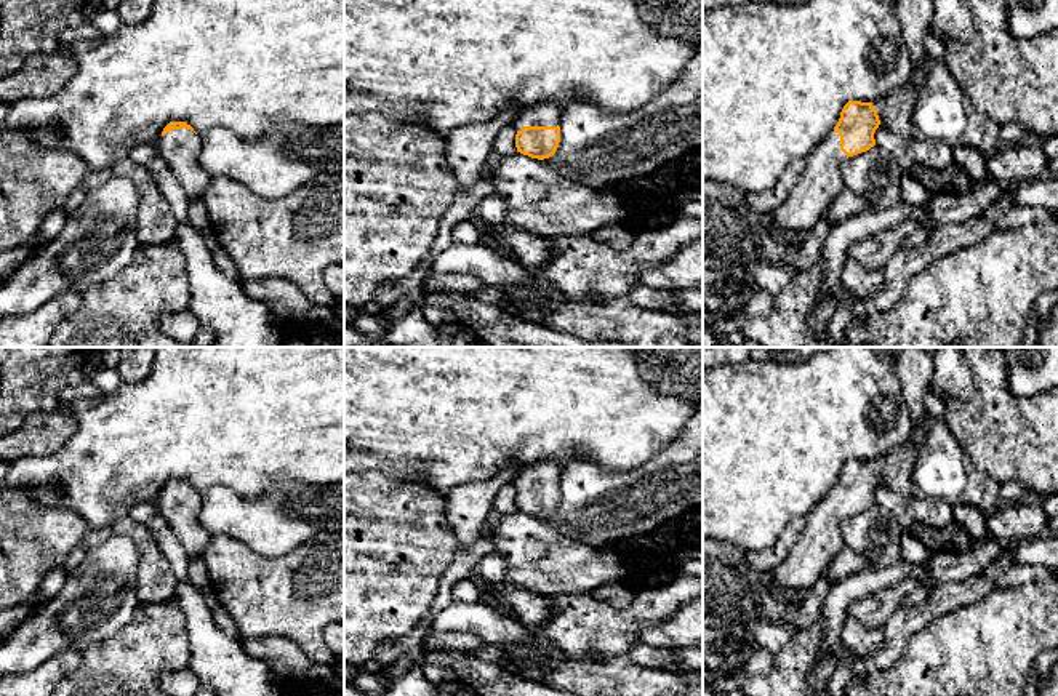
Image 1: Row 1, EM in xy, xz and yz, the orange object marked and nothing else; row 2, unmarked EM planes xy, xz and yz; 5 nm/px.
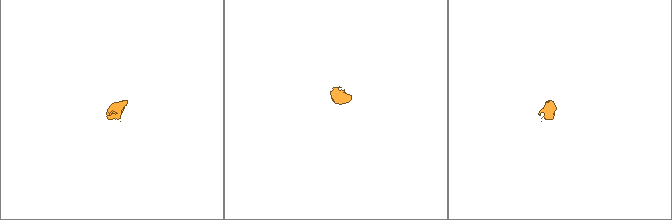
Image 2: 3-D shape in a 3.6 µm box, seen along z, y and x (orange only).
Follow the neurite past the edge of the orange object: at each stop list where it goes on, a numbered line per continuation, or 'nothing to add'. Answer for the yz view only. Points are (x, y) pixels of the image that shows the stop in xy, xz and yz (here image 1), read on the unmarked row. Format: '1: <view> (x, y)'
1: yz (895, 469)
2: yz (821, 541)

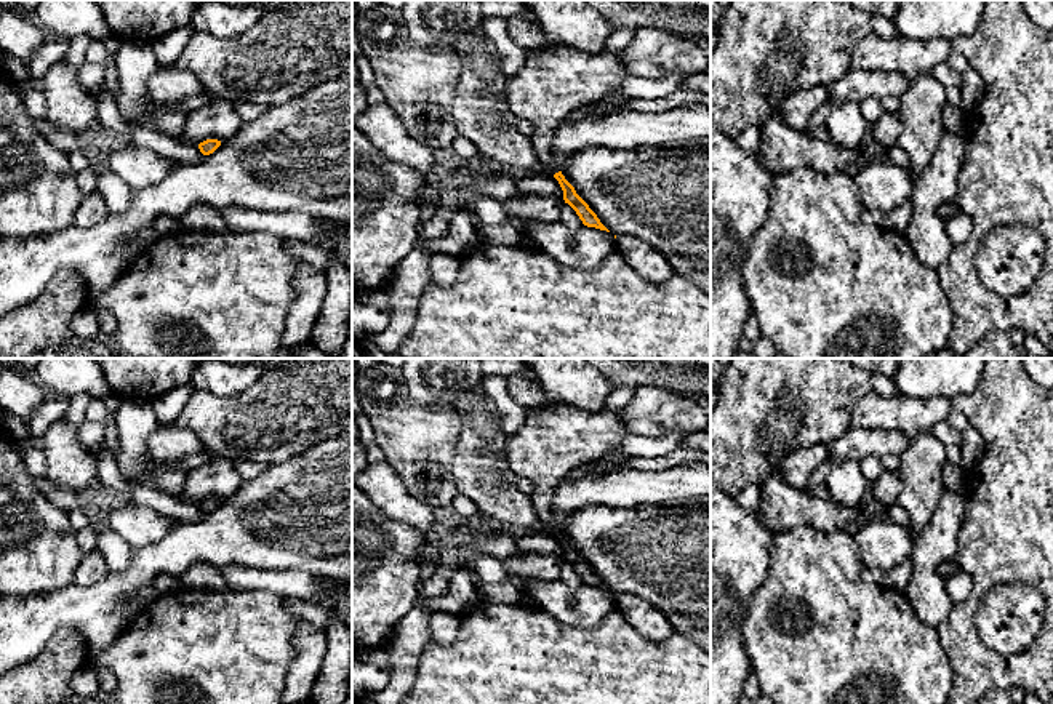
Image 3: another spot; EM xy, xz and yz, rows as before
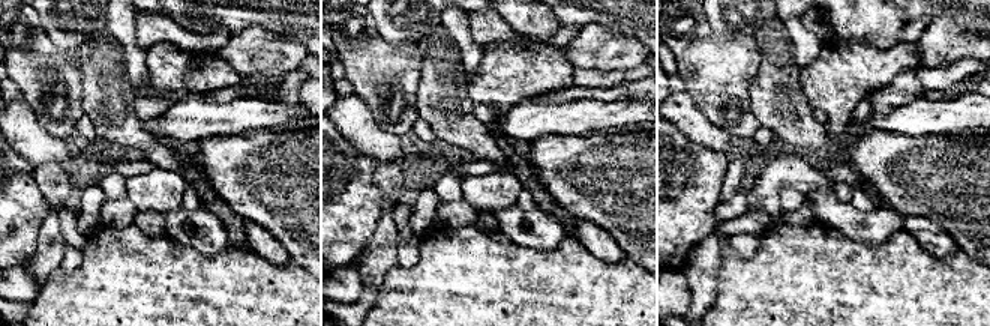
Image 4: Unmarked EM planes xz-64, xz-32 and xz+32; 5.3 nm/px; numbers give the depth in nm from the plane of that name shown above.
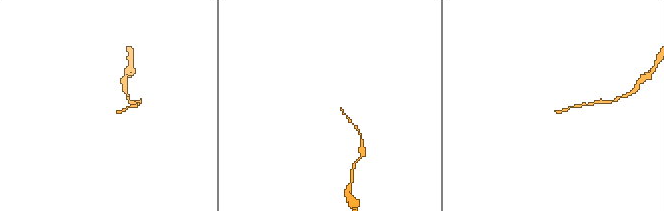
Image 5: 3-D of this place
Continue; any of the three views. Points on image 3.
1: xz (556, 439)

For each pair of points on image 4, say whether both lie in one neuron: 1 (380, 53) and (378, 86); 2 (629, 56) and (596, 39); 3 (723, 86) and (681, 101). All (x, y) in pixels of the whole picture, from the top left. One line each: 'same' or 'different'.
1: same
2: same
3: different

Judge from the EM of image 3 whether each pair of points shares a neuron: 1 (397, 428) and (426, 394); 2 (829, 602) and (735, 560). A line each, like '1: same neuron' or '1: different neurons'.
1: different neurons
2: different neurons

